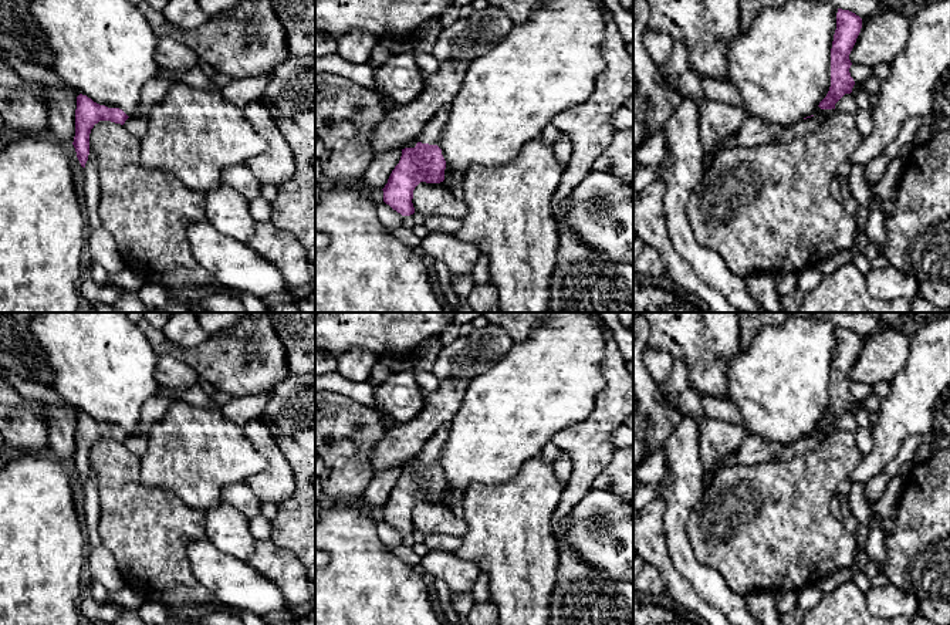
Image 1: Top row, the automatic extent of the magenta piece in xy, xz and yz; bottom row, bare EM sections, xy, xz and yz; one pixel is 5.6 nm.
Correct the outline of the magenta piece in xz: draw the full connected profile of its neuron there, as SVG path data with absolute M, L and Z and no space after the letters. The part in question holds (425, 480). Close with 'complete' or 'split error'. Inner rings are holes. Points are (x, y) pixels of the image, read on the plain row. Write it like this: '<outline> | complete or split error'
M450 423L440 426L425 443L415 466L402 467L399 482L392 489L383 509L383 520L402 534L415 531L413 509L420 500L444 499L446 479L439 466Z | split error

